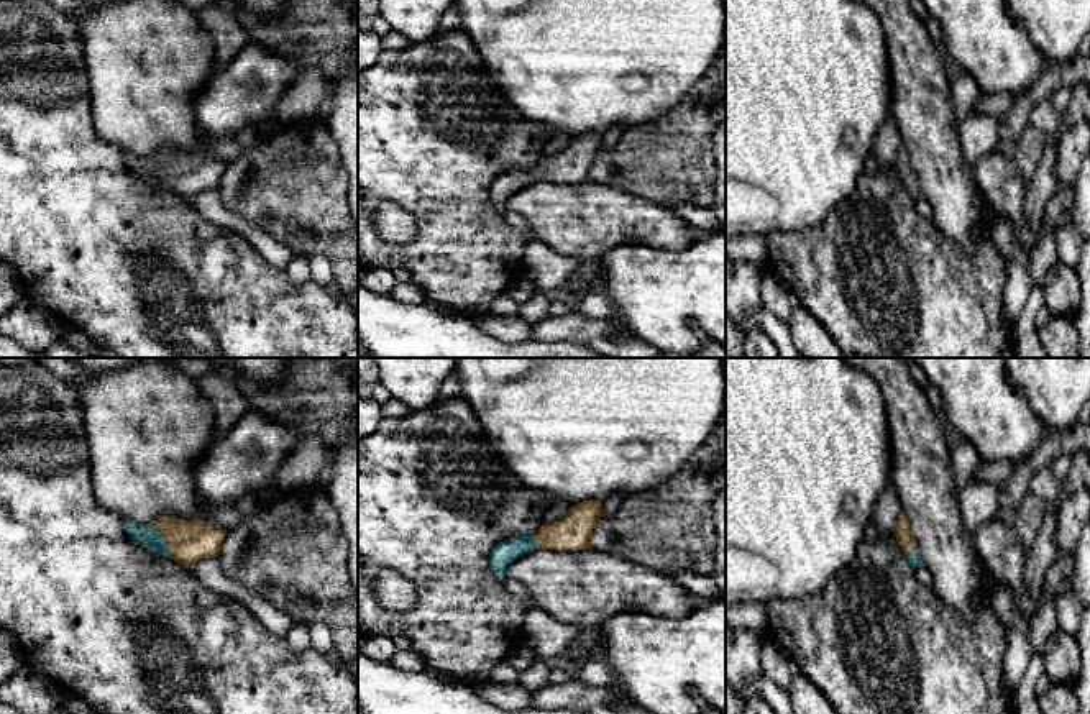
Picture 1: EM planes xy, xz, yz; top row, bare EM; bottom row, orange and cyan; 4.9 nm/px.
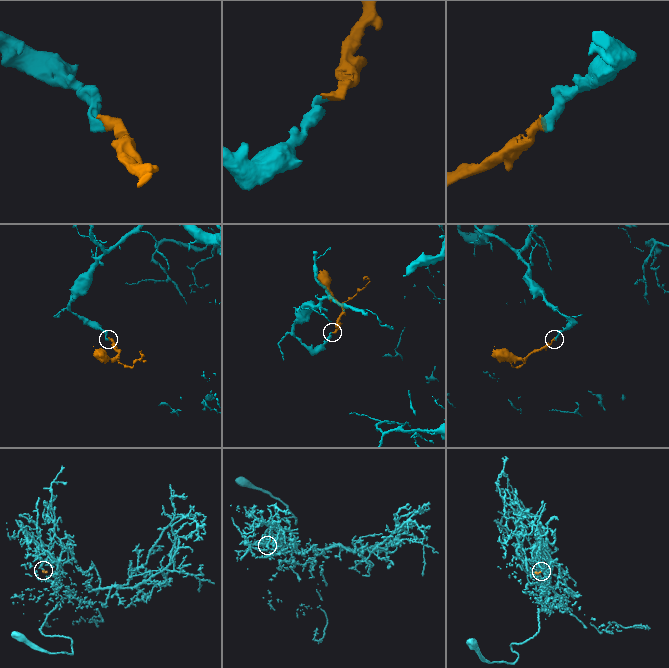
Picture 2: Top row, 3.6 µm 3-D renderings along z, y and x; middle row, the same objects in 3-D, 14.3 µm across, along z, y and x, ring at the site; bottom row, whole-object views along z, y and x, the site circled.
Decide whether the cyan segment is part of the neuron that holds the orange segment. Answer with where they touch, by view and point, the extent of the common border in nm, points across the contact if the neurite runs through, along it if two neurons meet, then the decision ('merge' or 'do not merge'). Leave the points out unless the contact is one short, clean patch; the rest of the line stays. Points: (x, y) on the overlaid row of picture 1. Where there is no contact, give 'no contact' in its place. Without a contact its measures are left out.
xy (164, 539) | 200 nm | across xy (187, 540), (164, 539), (143, 534) | merge

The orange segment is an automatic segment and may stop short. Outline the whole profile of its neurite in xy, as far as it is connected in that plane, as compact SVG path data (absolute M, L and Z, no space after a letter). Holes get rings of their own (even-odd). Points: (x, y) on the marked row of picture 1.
M161 515L151 524L125 520L128 537L182 566L190 566L202 558L218 556L227 530L199 519L184 520Z

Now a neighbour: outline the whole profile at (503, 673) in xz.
M506 660L501 661L489 675L494 683L517 683L520 671L511 666Z

